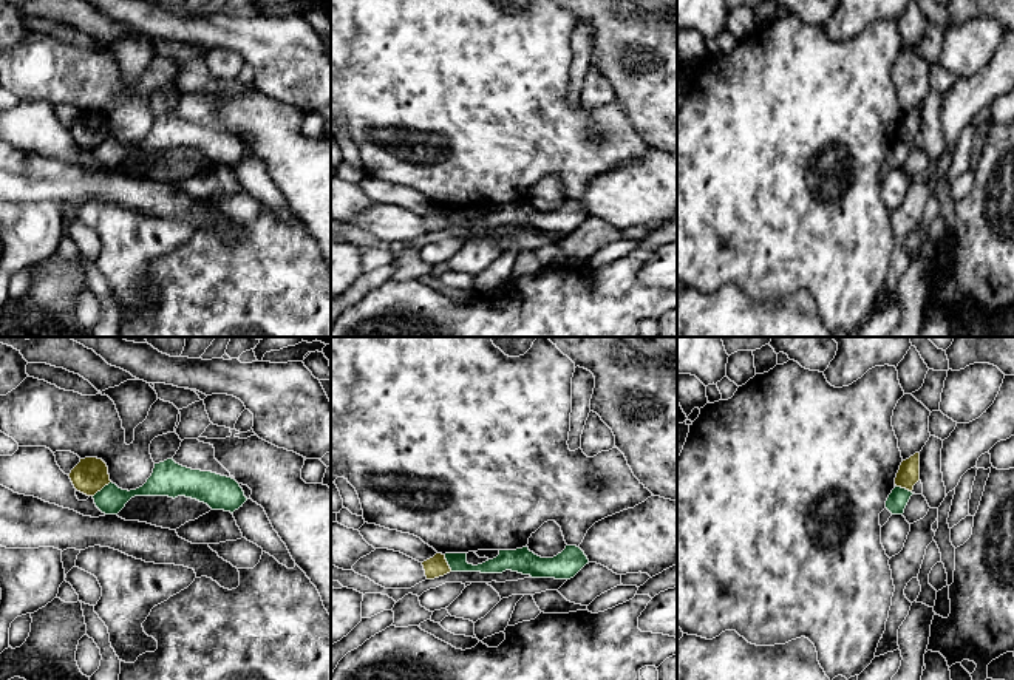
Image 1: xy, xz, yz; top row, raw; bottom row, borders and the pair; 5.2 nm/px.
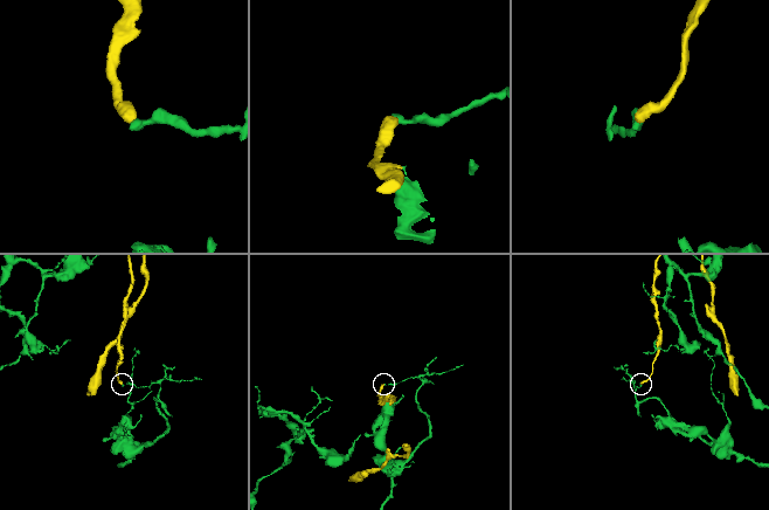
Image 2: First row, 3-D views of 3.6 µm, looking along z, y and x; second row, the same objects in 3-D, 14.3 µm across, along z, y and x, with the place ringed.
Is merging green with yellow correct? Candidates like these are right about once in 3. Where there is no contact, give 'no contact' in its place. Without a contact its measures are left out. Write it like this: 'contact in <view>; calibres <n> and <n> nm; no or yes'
contact in xy; calibres 150 and 180 nm; no

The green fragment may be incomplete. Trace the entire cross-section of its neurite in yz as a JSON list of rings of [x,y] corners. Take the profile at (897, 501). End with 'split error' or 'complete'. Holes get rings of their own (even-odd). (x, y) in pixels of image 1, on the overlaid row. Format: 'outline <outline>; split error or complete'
outline [[[895,485],[895,488],[892,490],[886,501],[886,508],[892,515],[903,515],[912,495],[914,495],[912,491]]]; complete

